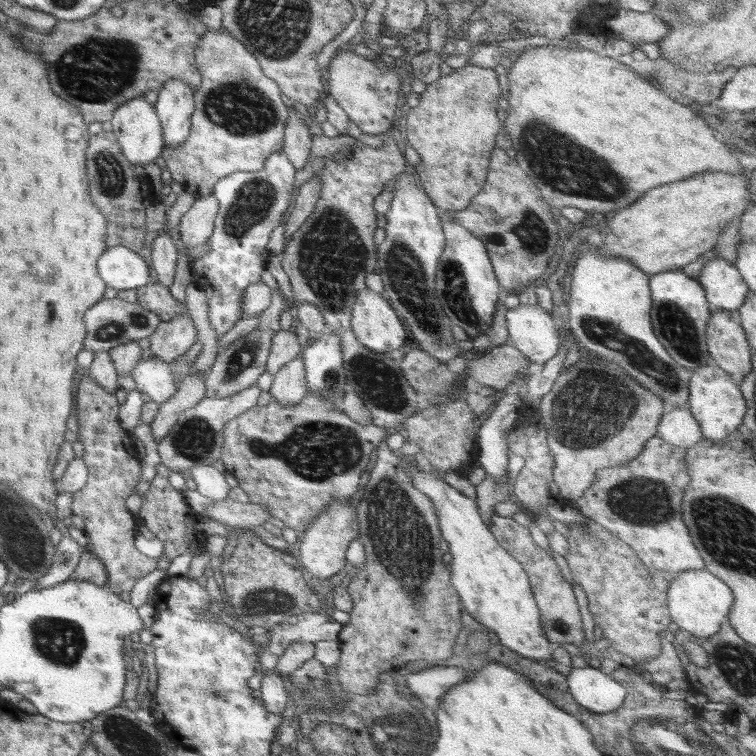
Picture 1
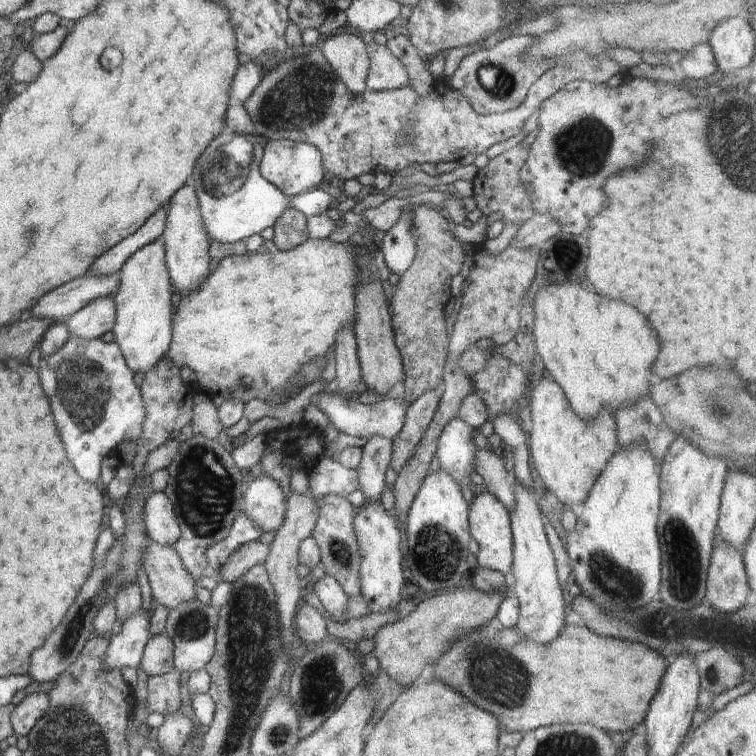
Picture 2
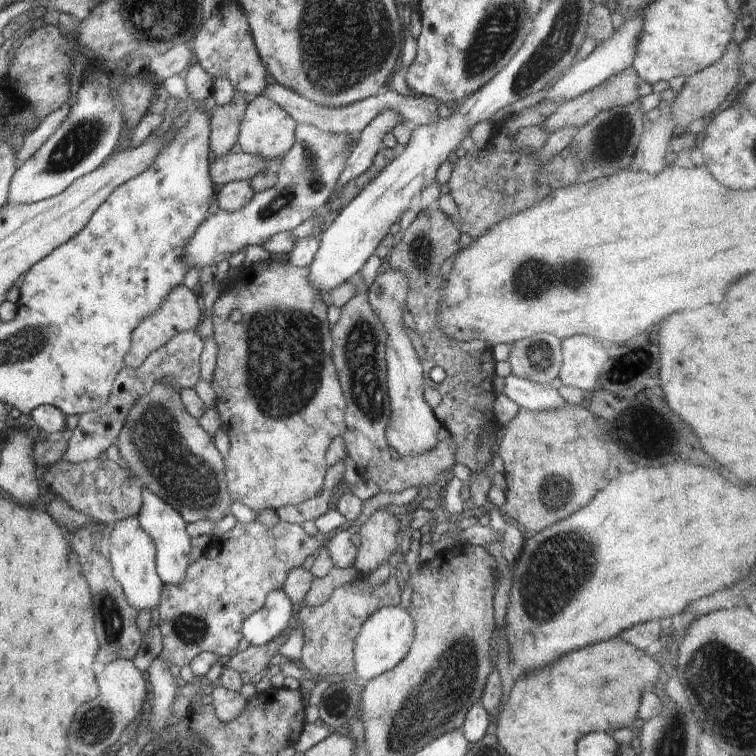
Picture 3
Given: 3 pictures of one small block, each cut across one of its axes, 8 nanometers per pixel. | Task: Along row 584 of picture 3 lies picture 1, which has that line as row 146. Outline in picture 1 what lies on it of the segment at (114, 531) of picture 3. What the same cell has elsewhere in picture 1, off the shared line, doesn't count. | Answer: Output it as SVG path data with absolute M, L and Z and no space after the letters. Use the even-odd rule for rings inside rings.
M143 96L123 102L113 112L113 117L109 121L124 156L132 164L144 168L144 165L161 156L165 146L161 122L154 104L148 103Z

